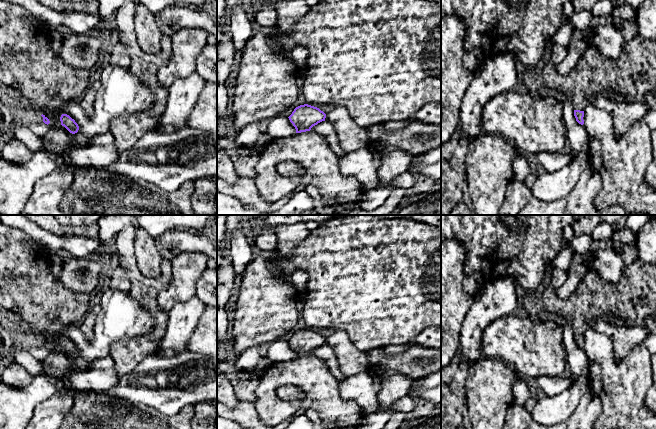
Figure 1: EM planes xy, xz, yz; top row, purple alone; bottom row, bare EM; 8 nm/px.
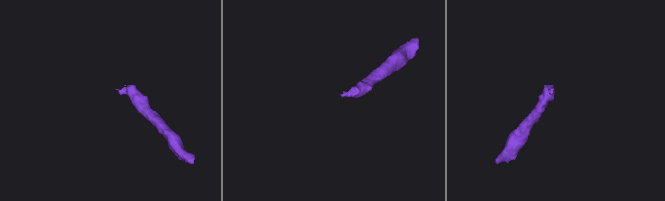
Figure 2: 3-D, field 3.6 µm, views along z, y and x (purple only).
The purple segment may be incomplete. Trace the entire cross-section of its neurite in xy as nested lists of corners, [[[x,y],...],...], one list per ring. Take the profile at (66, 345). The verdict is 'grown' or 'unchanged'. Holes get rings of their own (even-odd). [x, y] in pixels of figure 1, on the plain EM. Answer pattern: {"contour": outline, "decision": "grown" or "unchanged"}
{"contour": [[[62,338],[61,340],[57,339],[55,341],[50,341],[50,345],[52,344],[60,345],[61,349],[64,350],[72,358],[77,357],[79,354],[78,348],[75,346],[74,343],[72,343],[67,338]]], "decision": "grown"}

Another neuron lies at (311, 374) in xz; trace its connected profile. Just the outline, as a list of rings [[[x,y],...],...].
[[[312,354],[271,364],[260,377],[256,398],[258,416],[271,428],[306,408],[315,410],[326,423],[357,425],[366,415],[357,403],[341,398],[339,381],[327,363]],[[289,385],[300,388],[305,398],[295,402],[278,398],[277,389]]]

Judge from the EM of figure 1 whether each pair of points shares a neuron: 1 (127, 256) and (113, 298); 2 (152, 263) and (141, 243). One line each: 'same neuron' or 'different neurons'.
1: different neurons
2: same neuron

